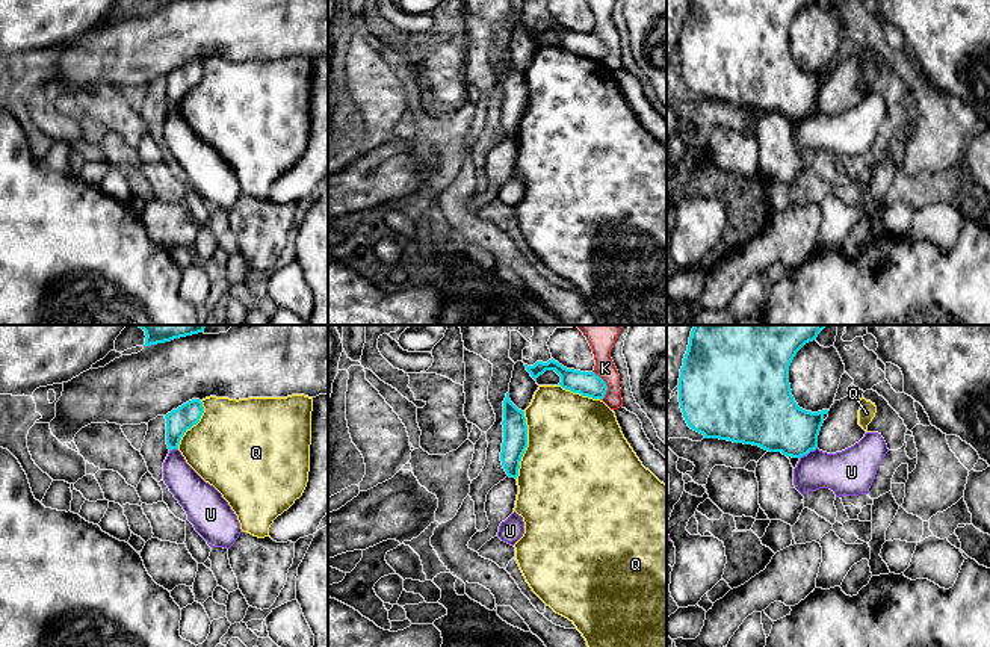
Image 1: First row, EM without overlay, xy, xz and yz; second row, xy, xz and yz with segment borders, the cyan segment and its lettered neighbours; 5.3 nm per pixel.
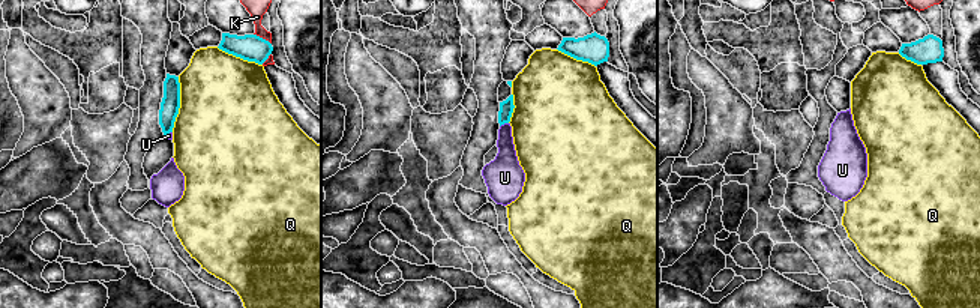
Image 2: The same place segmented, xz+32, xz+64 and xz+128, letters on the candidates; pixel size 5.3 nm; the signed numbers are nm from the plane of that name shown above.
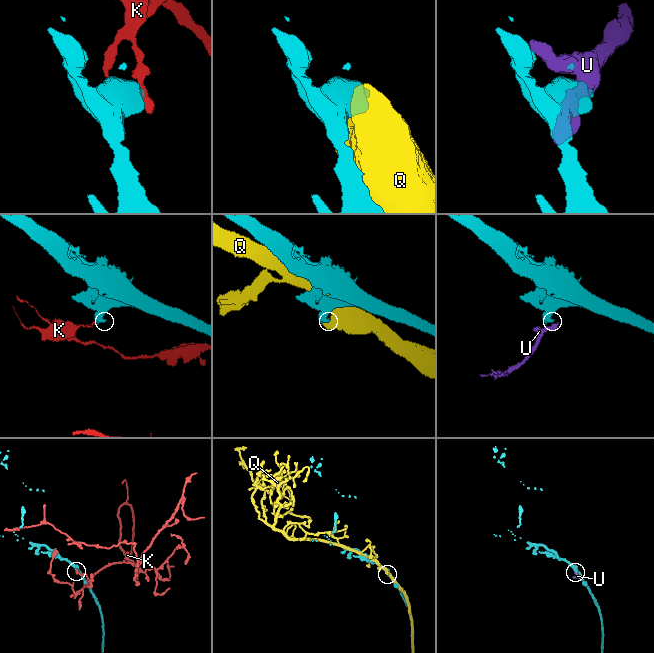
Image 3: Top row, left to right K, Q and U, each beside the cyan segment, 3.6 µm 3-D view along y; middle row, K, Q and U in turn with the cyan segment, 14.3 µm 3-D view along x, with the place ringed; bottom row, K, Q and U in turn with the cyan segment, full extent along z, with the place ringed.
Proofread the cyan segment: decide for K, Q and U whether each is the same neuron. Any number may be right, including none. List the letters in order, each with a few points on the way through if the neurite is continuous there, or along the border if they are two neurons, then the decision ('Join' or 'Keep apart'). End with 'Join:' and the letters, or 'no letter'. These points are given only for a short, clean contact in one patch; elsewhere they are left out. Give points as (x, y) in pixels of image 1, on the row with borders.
K: Keep apart
Q: Keep apart
U: Boundary: yz (816, 446), (800, 458). Keep apart
Join: no letter

